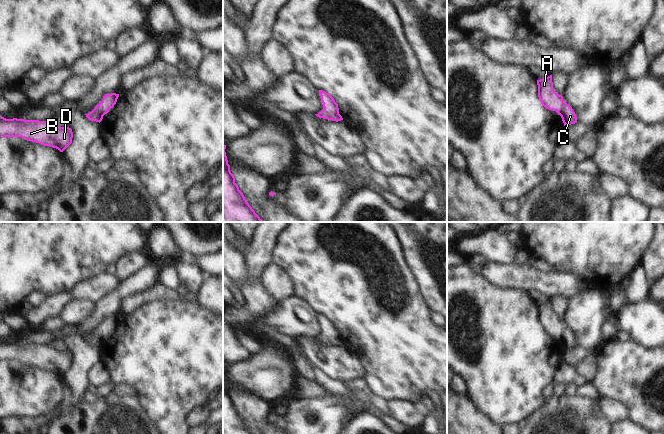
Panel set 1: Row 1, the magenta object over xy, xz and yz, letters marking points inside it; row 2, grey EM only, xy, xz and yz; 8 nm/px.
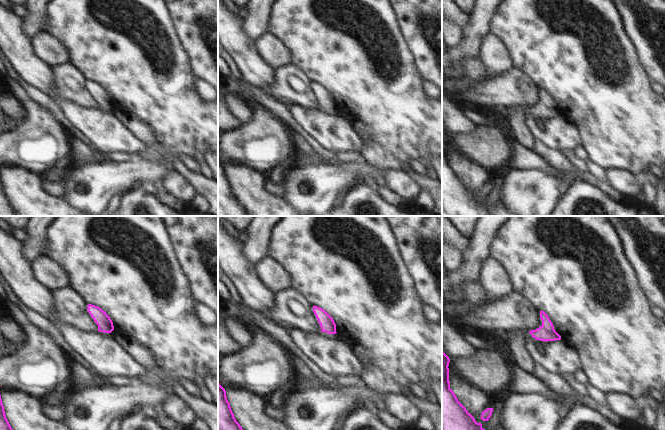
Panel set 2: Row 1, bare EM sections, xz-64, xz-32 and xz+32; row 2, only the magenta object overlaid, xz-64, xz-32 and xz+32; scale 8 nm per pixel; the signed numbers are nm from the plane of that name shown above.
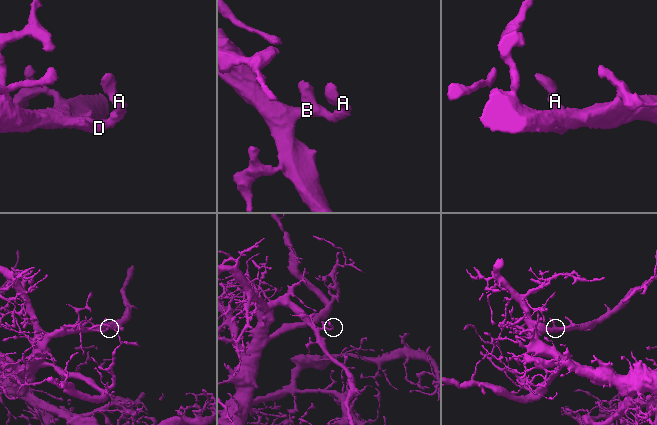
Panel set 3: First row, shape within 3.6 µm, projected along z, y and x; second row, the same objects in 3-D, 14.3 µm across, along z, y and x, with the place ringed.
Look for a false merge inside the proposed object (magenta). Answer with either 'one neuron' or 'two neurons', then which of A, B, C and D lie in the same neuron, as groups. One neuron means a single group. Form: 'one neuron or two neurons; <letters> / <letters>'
one neuron; A B C D

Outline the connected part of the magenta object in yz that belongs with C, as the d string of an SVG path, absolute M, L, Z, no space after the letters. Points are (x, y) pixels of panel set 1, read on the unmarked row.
M552 299L537 304L538 321L542 329L549 334L556 335L565 349L575 348L577 341L572 331L563 324L563 320L555 316Z

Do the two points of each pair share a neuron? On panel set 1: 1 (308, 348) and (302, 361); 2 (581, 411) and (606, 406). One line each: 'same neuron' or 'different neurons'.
1: different neurons
2: different neurons

